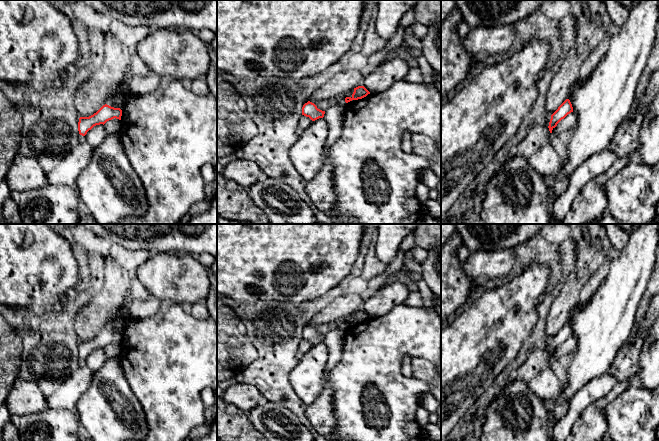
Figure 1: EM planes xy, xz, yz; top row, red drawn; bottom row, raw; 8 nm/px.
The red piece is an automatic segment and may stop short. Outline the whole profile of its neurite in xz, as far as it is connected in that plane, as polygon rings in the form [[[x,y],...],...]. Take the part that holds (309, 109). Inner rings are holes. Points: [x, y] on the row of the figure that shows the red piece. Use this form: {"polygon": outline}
{"polygon": [[[310,101],[305,103],[302,107],[302,115],[309,117],[312,121],[323,118],[324,114],[325,111],[318,109],[317,106]]]}

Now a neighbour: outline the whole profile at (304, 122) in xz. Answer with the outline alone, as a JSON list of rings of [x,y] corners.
[[[302,115],[298,121],[298,129],[300,130],[298,135],[302,134],[311,125],[311,123],[312,120],[309,117]]]

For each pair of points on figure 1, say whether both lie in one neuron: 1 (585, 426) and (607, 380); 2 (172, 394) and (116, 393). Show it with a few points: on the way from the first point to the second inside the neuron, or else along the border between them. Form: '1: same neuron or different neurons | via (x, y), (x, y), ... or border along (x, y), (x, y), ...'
1: different neurons | border along (616, 384), (606, 395), (592, 402), (580, 414)
2: different neurons | border along (123, 372), (144, 414)

